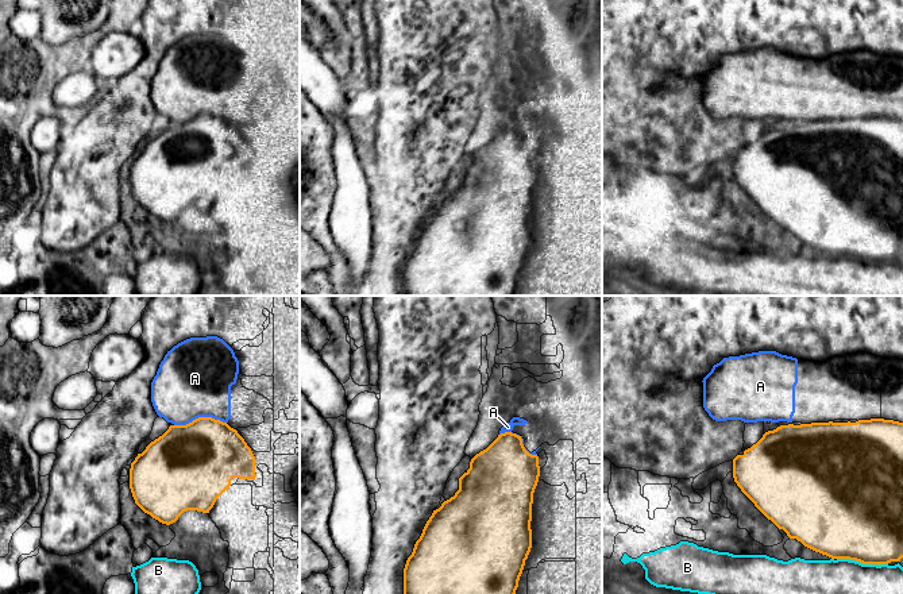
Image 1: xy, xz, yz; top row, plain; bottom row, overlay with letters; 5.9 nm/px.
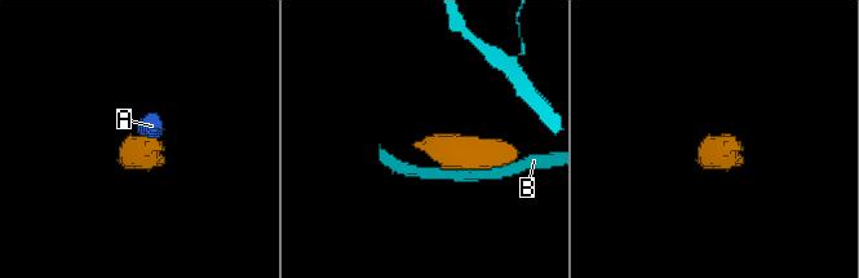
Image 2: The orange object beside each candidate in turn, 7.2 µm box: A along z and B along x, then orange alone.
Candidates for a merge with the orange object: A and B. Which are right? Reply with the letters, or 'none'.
none

